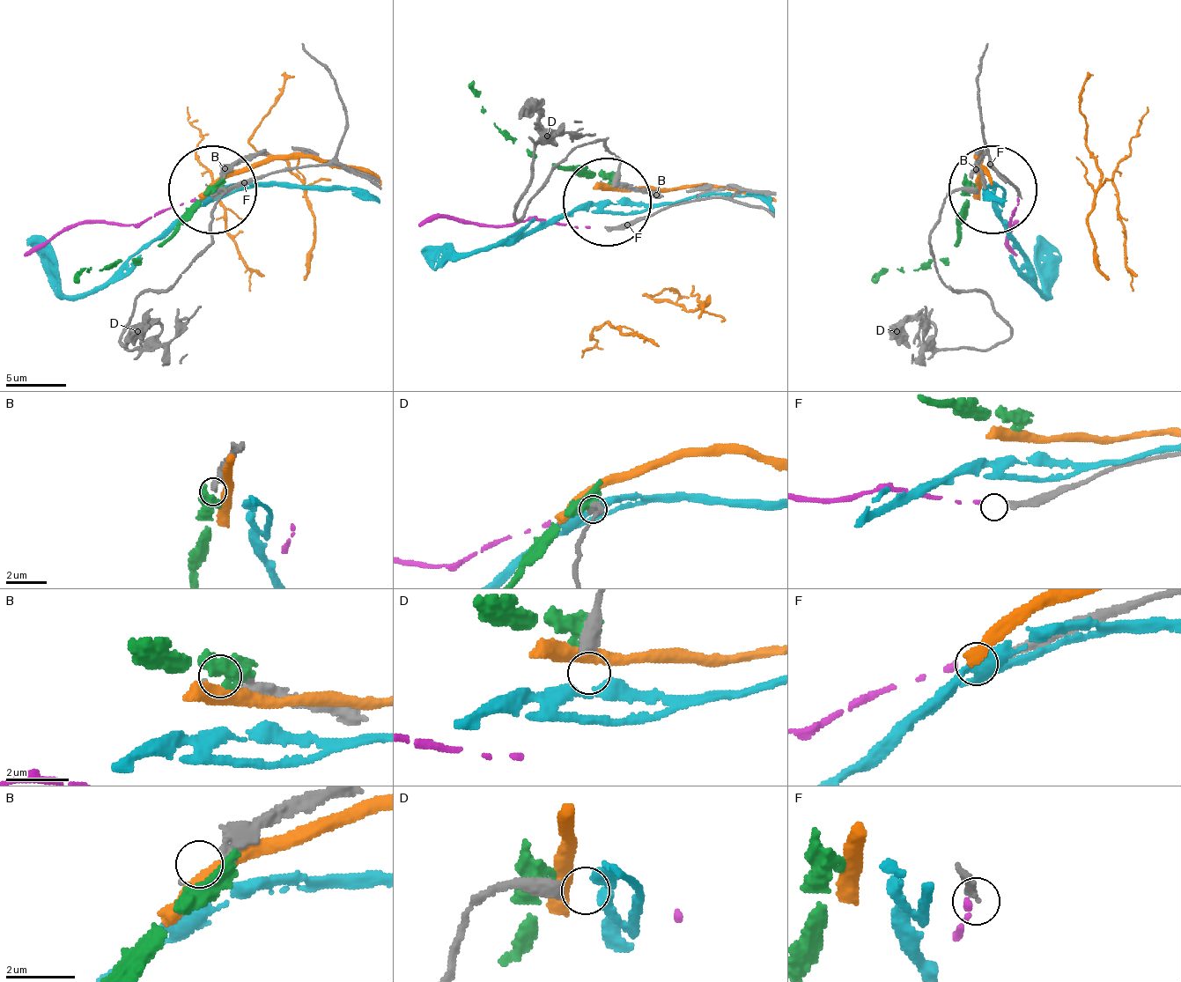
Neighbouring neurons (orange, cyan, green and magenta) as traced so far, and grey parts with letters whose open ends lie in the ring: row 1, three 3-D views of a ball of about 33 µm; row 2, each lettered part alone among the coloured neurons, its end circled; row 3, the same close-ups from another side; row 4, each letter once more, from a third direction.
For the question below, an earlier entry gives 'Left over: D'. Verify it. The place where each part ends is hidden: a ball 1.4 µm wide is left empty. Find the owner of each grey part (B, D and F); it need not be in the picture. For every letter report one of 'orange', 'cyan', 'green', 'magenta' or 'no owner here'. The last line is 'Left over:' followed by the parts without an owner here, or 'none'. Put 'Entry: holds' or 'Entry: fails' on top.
Entry: holds
B: green
D: no owner here
F: magenta
Left over: D

